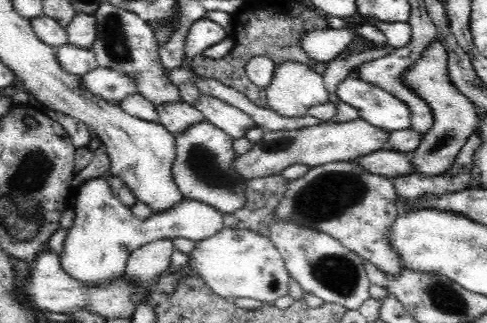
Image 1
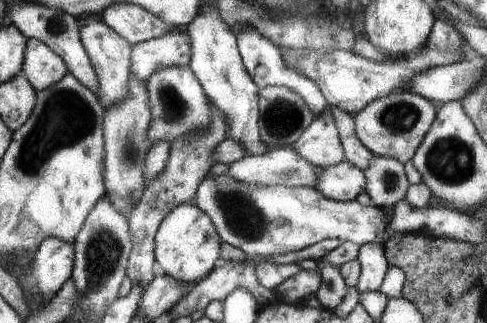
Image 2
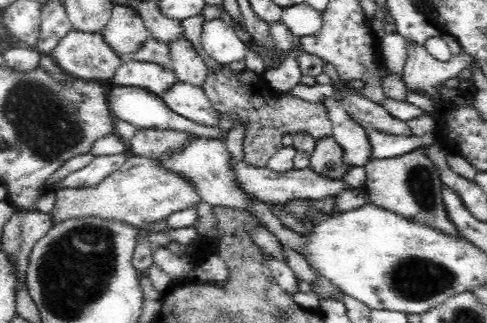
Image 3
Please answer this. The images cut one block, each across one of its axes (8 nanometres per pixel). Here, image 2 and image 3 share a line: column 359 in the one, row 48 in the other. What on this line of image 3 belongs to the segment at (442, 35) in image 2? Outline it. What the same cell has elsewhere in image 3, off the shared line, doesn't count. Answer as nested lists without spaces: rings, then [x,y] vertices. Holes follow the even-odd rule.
[[[70,30],[50,54],[56,66],[78,80],[112,80],[124,64],[100,34]]]

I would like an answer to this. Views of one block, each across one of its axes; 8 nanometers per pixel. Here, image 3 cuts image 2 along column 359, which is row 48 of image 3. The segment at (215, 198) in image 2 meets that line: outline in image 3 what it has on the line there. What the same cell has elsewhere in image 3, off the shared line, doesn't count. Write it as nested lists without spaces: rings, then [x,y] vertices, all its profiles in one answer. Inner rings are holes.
[[[208,18],[202,30],[202,46],[210,58],[218,64],[244,62],[246,60],[246,44],[240,42],[234,30],[220,18]]]

